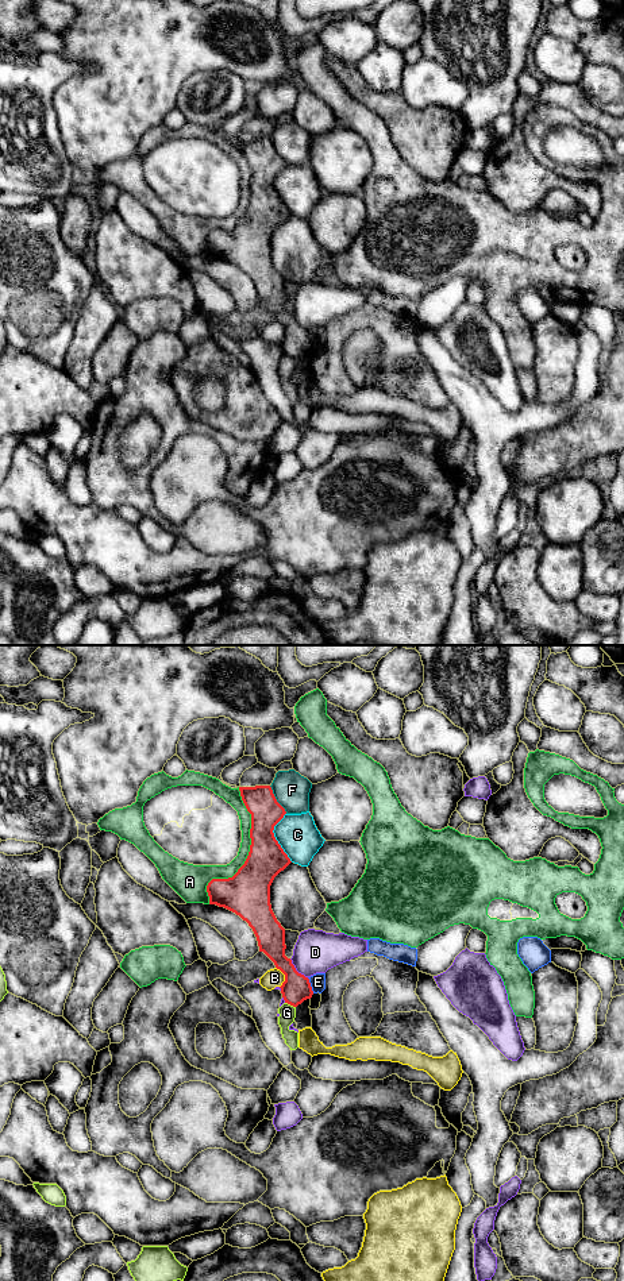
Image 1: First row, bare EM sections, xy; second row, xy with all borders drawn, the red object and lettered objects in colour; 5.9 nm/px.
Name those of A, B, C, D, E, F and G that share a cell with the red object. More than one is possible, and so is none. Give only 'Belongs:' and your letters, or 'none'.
Belongs: none

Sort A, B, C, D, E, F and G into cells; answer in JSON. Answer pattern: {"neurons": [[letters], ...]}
{"neurons": [["A"], ["B"], ["C"], ["D"], ["E"], ["F"], ["G"]]}

